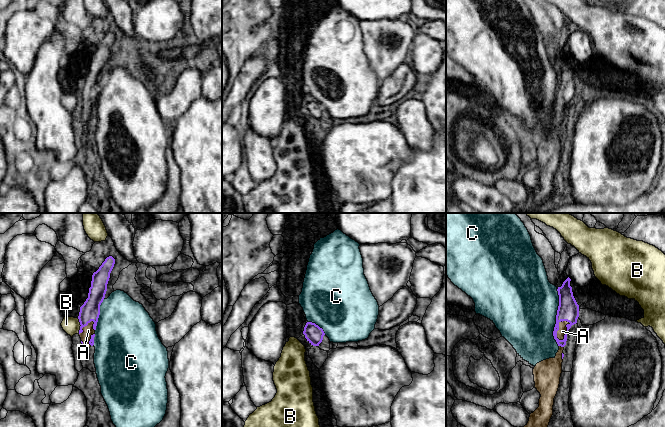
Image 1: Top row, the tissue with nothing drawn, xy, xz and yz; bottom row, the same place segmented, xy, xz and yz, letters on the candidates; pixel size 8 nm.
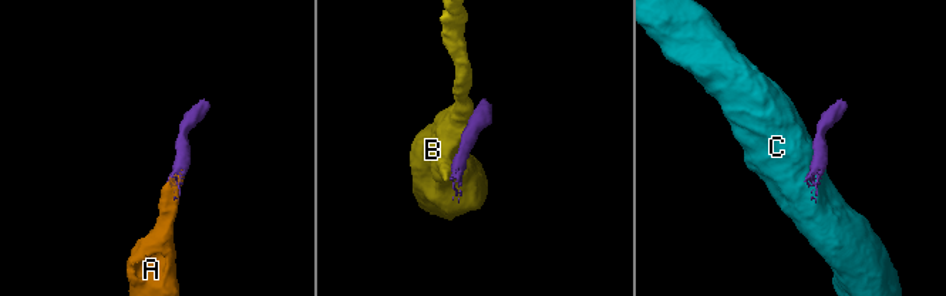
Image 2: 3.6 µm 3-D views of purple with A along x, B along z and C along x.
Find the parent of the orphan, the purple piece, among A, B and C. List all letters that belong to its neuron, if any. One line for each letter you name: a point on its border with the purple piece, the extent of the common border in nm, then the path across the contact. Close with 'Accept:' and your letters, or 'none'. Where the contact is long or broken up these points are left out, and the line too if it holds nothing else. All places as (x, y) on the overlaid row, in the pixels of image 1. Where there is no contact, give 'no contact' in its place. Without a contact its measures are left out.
A: yz (558, 328) | 180 nm | across yz (568, 310), (558, 328), (562, 331)
Accept: A

